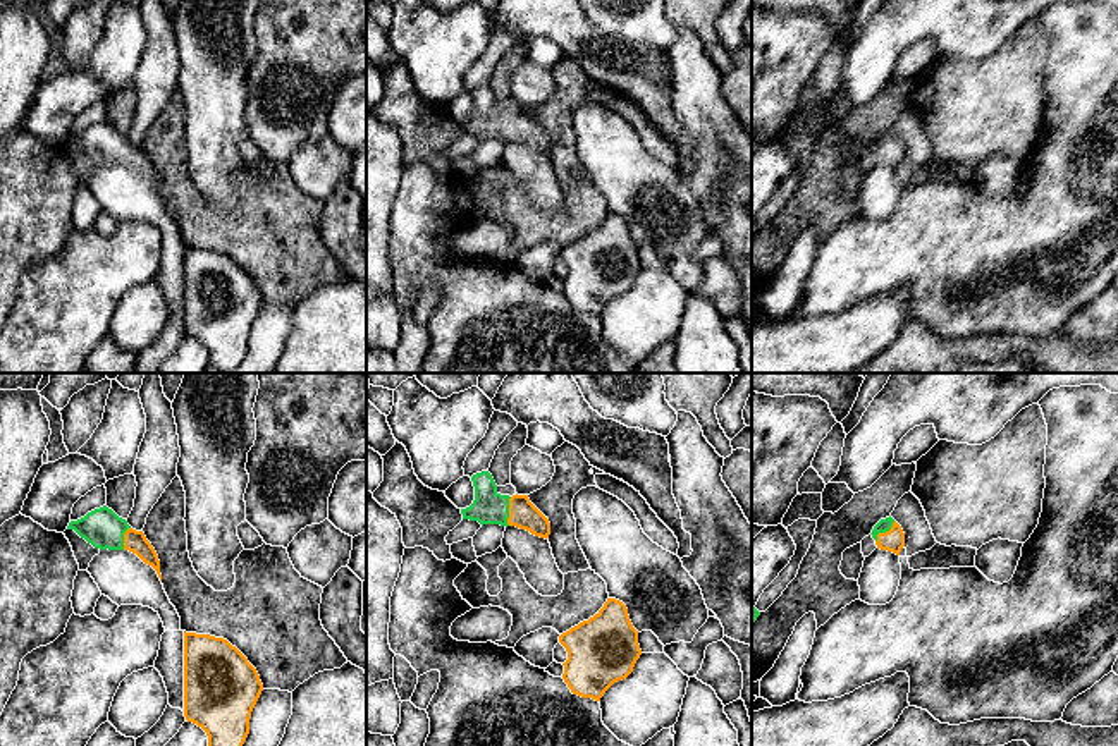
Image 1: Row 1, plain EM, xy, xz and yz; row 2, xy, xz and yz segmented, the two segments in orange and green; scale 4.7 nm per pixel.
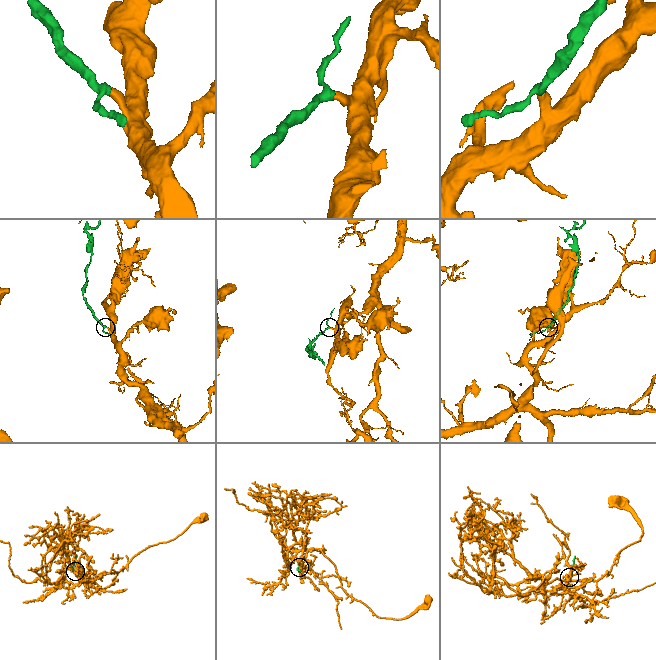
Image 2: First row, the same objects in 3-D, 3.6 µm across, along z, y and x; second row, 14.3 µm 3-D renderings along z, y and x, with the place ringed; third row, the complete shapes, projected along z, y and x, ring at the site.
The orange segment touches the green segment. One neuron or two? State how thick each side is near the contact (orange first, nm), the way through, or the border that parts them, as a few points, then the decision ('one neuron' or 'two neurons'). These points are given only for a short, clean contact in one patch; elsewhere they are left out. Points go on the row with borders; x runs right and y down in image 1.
140 nm thick on the orange side, 160 nm on the other; one neuron

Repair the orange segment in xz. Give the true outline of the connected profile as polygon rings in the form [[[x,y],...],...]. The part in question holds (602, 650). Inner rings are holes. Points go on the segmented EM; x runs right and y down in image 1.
[[[616,598],[588,621],[559,636],[568,651],[562,679],[573,694],[600,701],[617,681],[626,679],[642,655],[638,631],[628,608]]]

